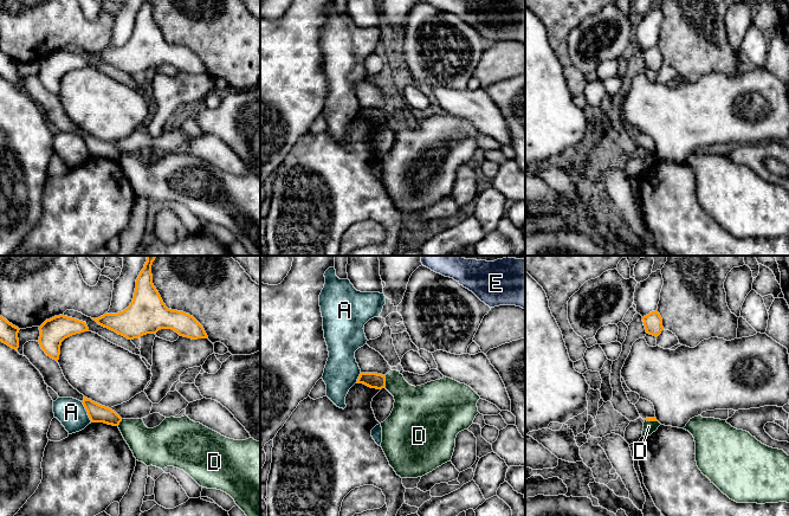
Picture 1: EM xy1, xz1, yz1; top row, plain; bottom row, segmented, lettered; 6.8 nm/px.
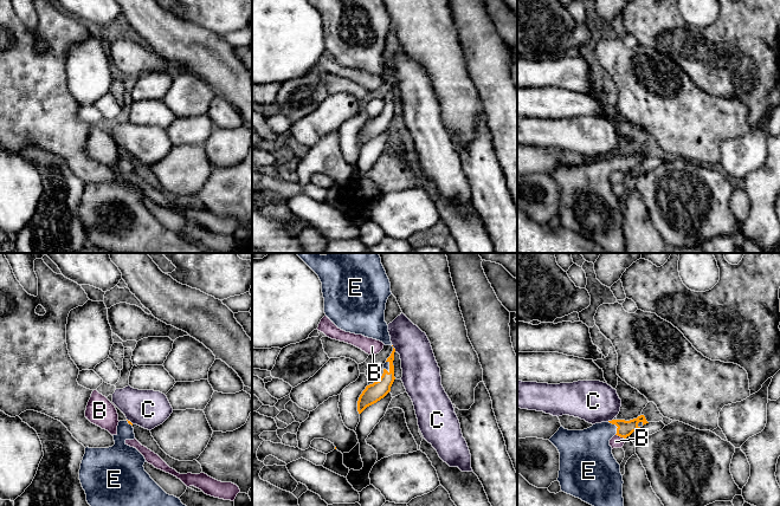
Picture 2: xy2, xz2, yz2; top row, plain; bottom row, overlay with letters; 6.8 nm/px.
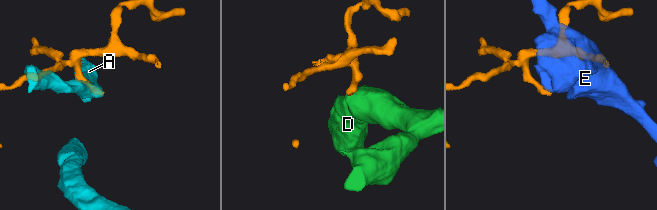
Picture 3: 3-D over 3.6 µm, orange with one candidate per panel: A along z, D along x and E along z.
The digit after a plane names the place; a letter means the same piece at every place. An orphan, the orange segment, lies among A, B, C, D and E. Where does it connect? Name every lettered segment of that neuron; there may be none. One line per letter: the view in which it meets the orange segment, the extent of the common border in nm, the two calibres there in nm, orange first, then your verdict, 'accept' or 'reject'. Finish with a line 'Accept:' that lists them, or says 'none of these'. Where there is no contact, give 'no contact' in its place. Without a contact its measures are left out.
A: xy1 | 160 nm | 130/190 nm | reject
B: yz2 | 70 nm | 110/80 nm | reject
C: xz2 | 60 nm | 90/260 nm | reject
D: xz1 | 90 nm | 110/260 nm | reject
E: yz2 | 110 nm | 110/280 nm | accept
Accept: E

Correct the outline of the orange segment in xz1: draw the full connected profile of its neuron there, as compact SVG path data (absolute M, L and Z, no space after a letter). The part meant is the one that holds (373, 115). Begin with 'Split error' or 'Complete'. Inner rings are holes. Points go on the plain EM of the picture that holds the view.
Complete. M361 108L356 118L363 118L370 123L386 123L386 110L377 108Z

